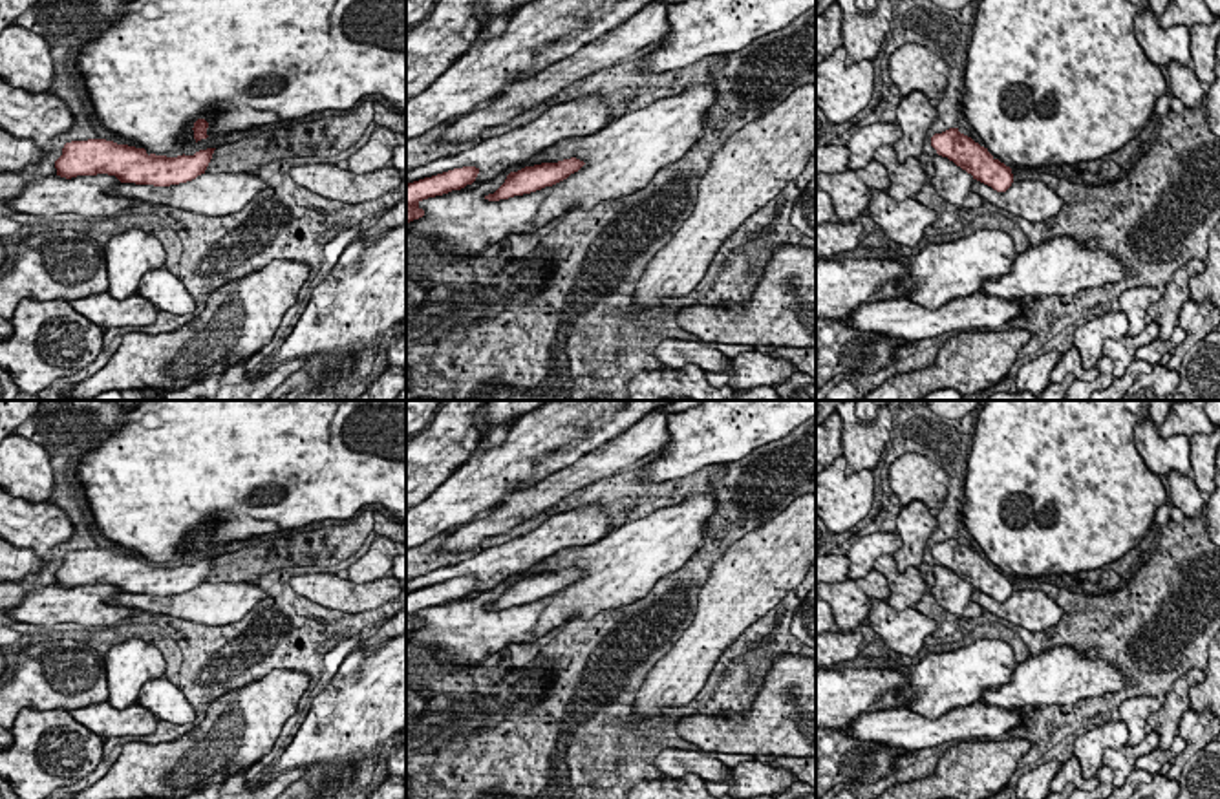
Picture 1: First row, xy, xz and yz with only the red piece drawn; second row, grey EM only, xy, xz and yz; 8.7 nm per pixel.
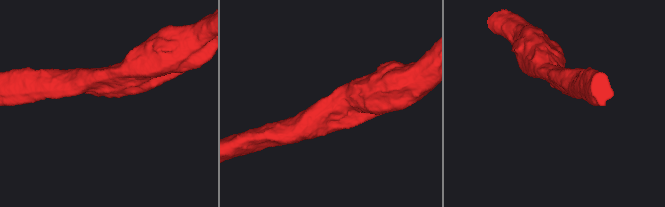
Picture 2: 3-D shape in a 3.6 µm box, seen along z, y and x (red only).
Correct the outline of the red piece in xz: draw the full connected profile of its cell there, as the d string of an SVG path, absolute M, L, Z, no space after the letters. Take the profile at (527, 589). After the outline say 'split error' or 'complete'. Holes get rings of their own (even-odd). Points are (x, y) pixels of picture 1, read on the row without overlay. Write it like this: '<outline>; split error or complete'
M571 567L558 572L525 576L518 581L510 581L505 592L494 603L485 605L485 609L499 611L552 596L578 581L583 574L583 570Z; complete

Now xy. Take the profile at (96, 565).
M106 549L71 550L55 570L57 585L115 585L121 592L170 596L205 583L216 558L194 565L155 565L144 558L117 554Z; complete

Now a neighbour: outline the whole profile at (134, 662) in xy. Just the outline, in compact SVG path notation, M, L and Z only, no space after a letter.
M139 638L113 645L106 655L108 702L126 709L137 702L141 687L165 676L166 660L163 653Z

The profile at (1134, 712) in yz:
M1132 697L1119 706L1118 715L1129 728L1127 746L1136 746L1143 740L1149 731L1149 715L1160 708L1161 704L1154 697Z

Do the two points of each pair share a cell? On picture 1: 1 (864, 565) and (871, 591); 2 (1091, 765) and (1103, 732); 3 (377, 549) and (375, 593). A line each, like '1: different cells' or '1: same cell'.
1: different cells
2: same cell
3: different cells

